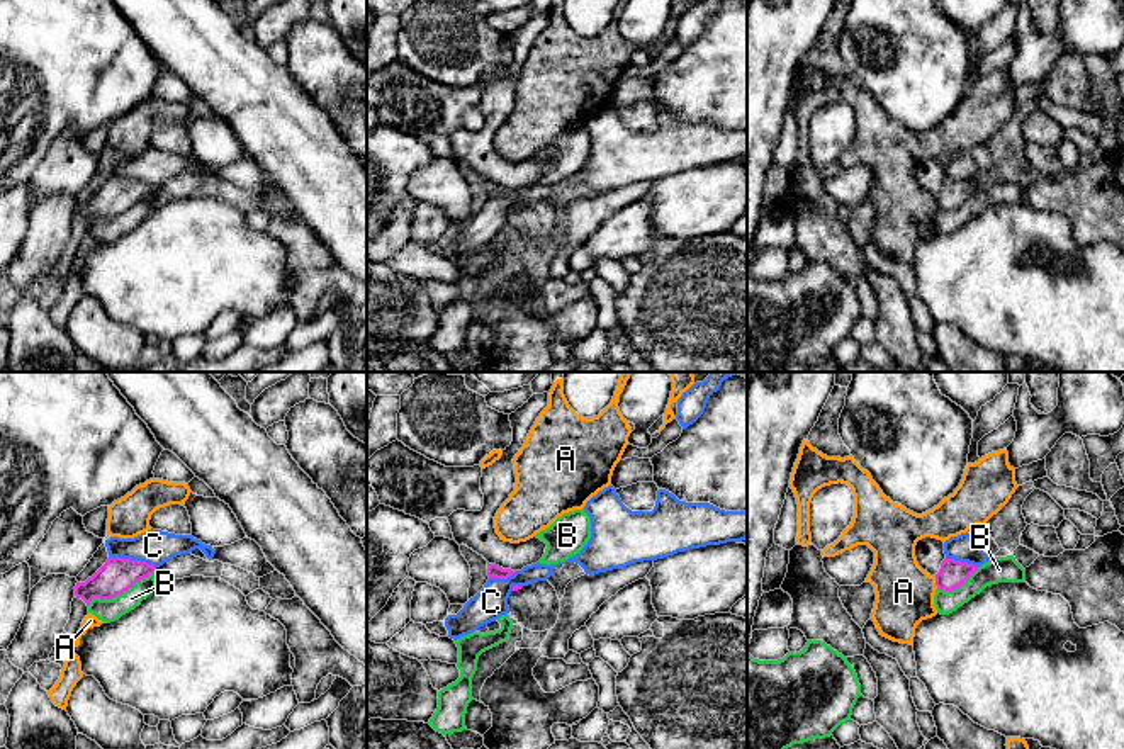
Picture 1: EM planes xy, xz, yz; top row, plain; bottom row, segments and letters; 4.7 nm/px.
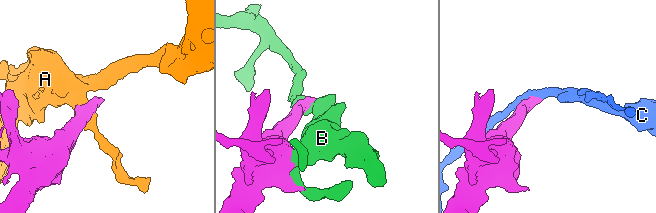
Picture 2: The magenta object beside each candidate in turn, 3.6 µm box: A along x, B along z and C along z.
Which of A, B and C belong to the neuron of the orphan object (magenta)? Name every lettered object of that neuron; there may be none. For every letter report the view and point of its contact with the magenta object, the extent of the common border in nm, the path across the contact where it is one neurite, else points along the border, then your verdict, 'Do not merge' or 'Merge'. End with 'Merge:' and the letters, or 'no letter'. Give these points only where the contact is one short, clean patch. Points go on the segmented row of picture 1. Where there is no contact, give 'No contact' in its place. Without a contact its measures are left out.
A: Touches magenta at yz (936, 583). Shared border 60 nm. Boundary: yz (934, 578), (938, 588). Do not merge
B: Touches magenta at xy (119, 593). Shared border 360 nm. Do not merge
C: Touches magenta at xy (131, 559). Shared border 240 nm. Boundary: xy (109, 556), (146, 561), (155, 568). Do not merge
Merge: no letter

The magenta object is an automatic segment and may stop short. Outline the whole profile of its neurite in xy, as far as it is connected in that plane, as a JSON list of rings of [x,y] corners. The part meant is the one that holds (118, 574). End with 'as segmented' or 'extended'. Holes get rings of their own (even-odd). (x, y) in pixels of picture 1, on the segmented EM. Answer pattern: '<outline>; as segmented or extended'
[[[109,557],[85,583],[76,583],[75,596],[87,606],[93,598],[112,600],[155,572],[155,566],[141,560]]]; as segmented

